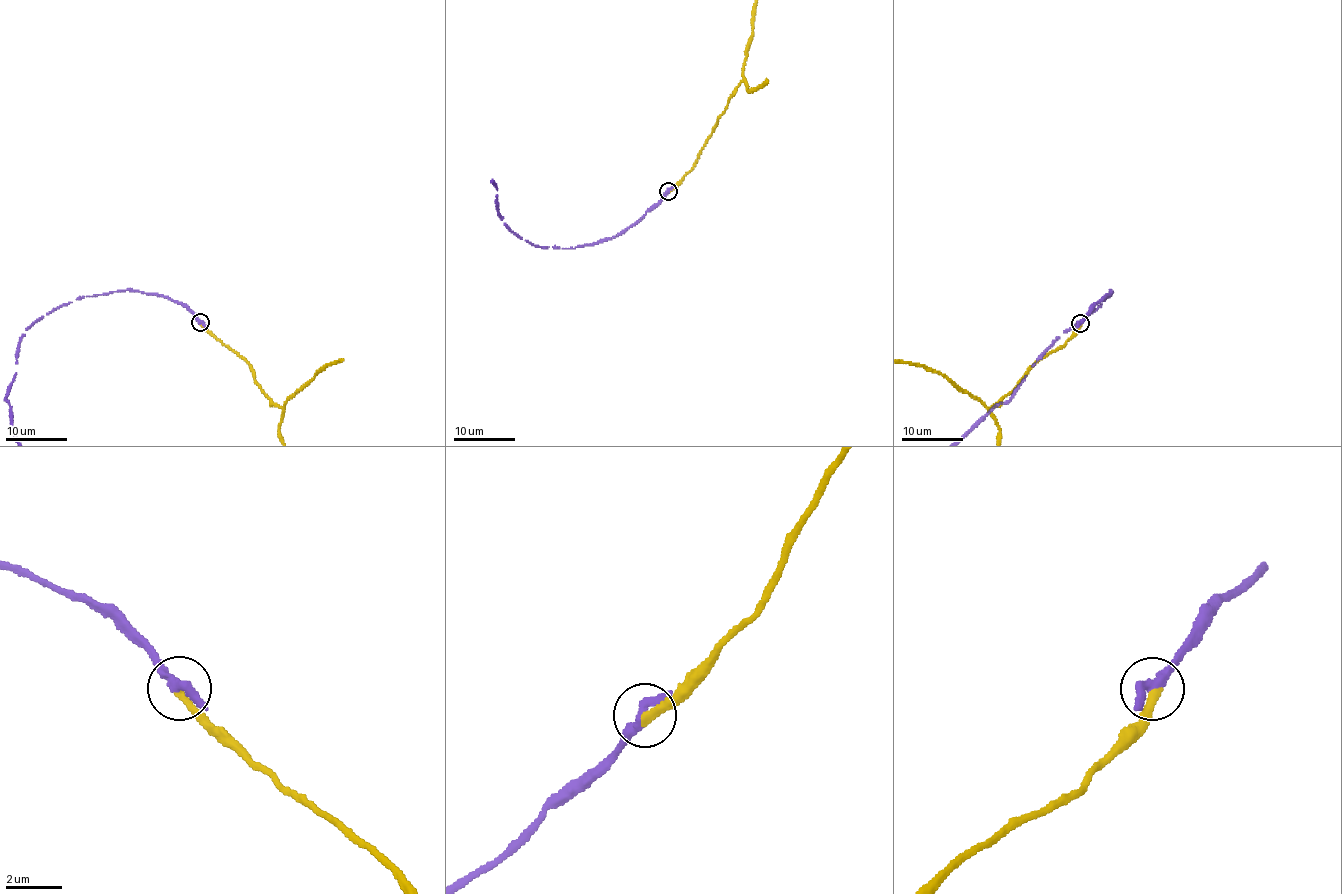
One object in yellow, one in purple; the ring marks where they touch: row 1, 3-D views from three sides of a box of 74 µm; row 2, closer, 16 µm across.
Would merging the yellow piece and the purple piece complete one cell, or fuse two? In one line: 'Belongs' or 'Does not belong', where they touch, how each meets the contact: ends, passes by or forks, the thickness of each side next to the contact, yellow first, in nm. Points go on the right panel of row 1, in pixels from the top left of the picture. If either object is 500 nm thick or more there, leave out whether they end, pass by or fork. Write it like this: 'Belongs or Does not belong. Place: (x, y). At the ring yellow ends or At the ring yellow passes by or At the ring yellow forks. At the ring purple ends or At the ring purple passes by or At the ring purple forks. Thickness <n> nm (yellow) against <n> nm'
Belongs. Place: (1080, 323). At the ring yellow ends. At the ring purple passes by. Thickness 280 nm (yellow) against 320 nm

